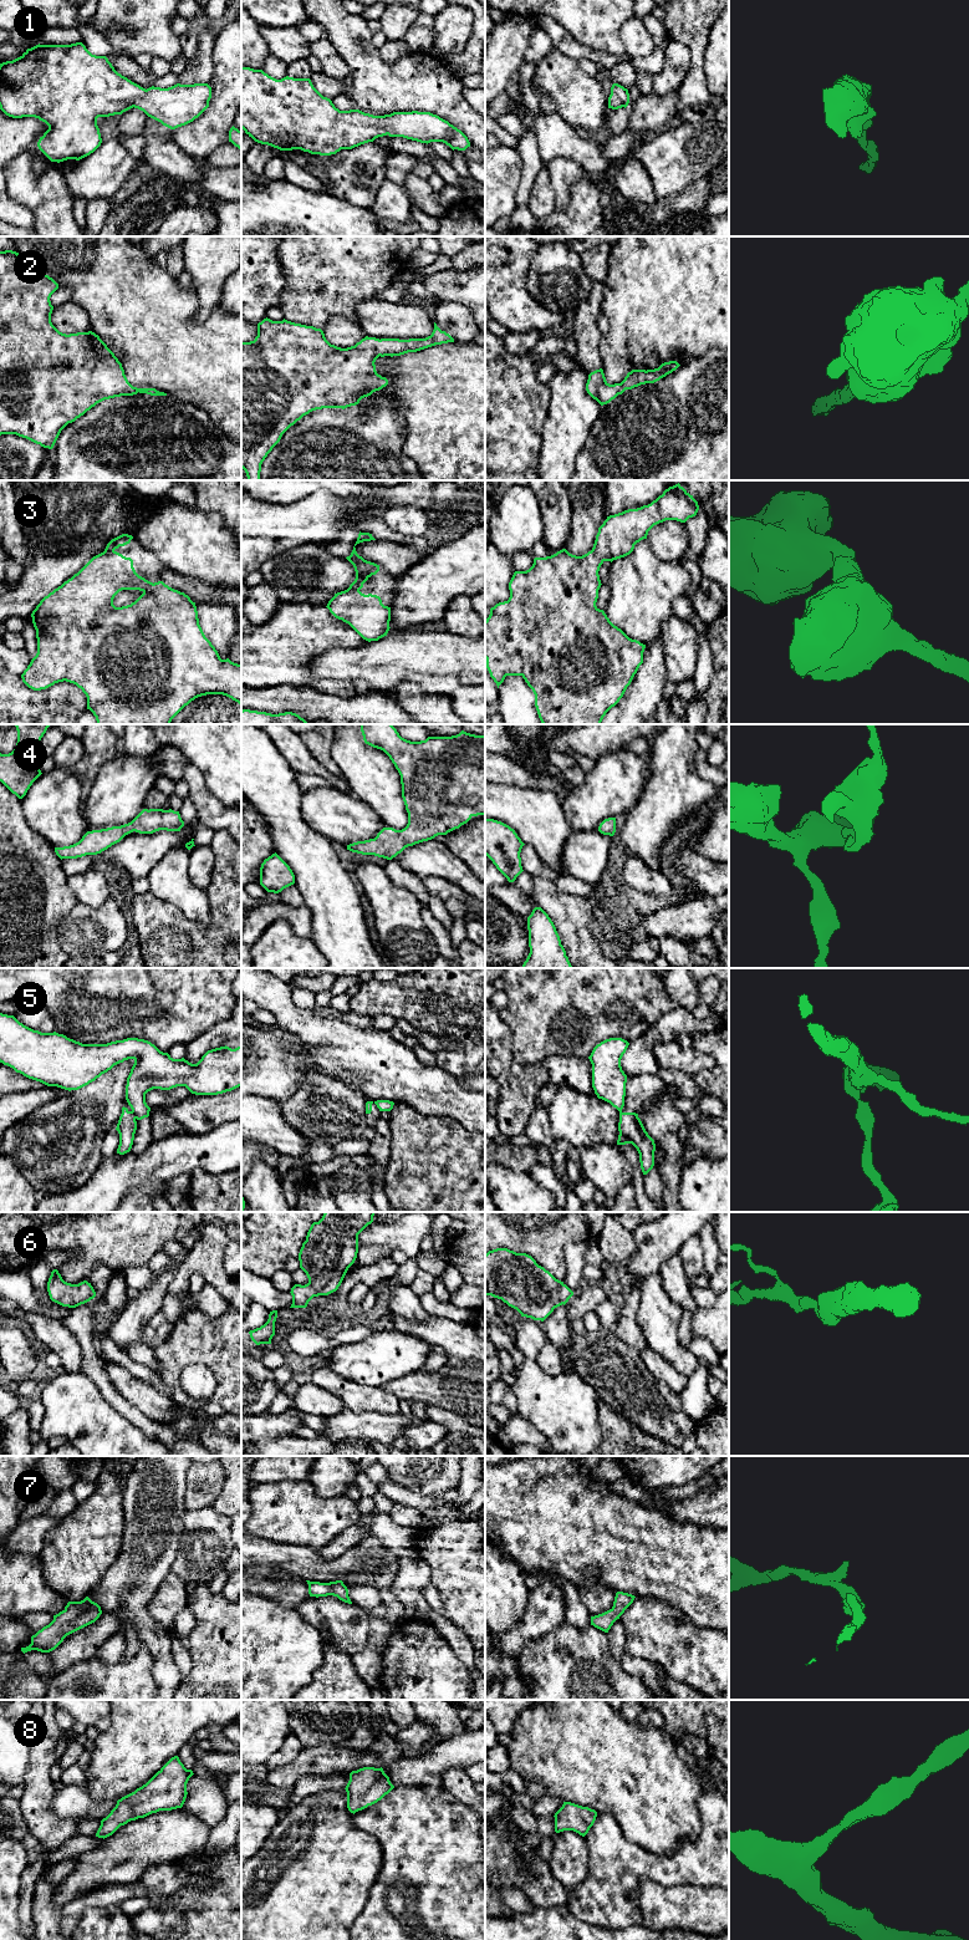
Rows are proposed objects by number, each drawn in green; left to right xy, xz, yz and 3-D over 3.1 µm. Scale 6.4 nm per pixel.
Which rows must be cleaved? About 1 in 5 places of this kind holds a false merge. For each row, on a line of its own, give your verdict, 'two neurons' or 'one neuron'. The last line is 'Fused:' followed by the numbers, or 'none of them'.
1: one neuron
2: one neuron
3: one neuron
4: one neuron
5: two neurons
6: one neuron
7: one neuron
8: one neuron
Fused: 5

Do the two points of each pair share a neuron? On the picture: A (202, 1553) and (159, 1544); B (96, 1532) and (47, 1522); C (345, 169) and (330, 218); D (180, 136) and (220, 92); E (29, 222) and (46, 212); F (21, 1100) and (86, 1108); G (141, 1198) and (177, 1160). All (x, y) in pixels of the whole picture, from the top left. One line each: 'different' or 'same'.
A: different
B: different
C: different
D: same
E: different
F: different
G: different

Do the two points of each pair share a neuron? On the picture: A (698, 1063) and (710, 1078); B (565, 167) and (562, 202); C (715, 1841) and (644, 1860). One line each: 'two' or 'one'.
A: two
B: one
C: one

